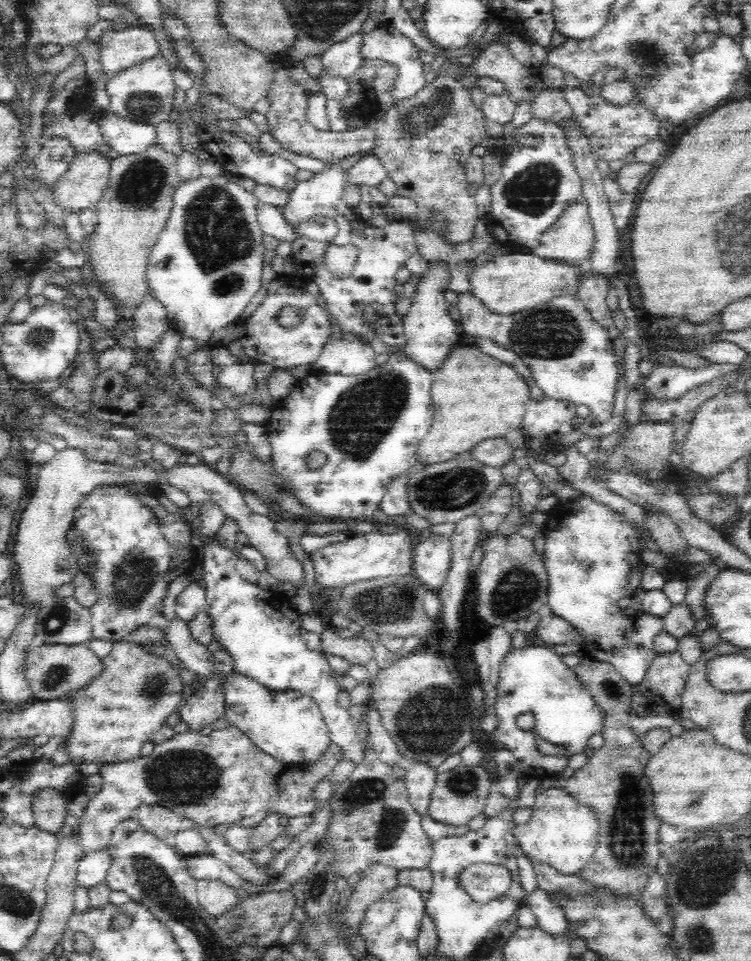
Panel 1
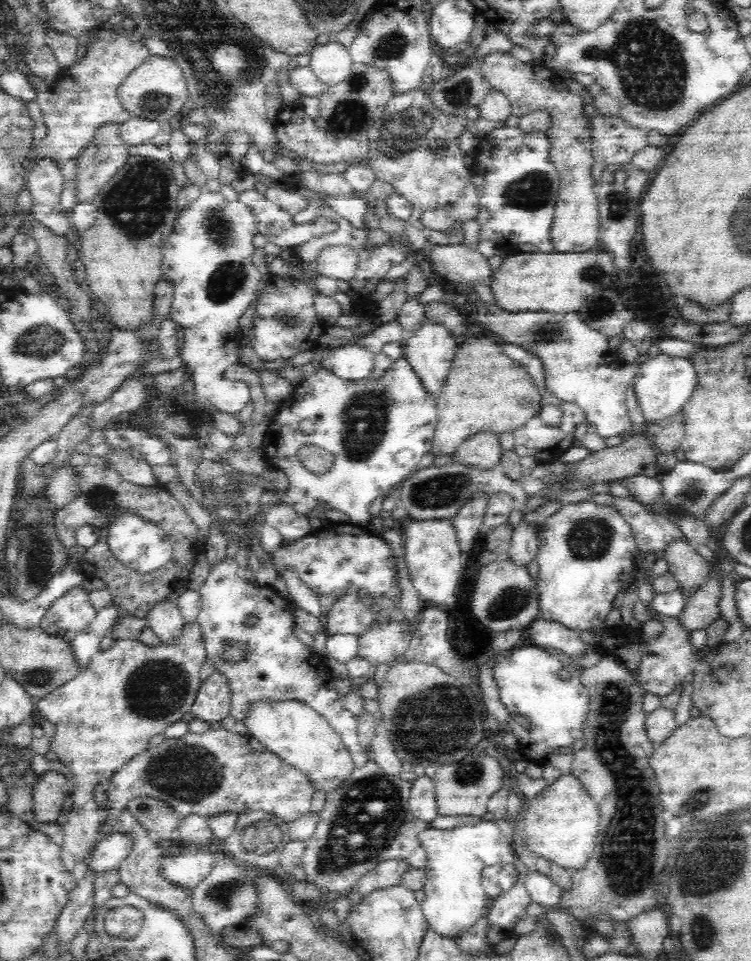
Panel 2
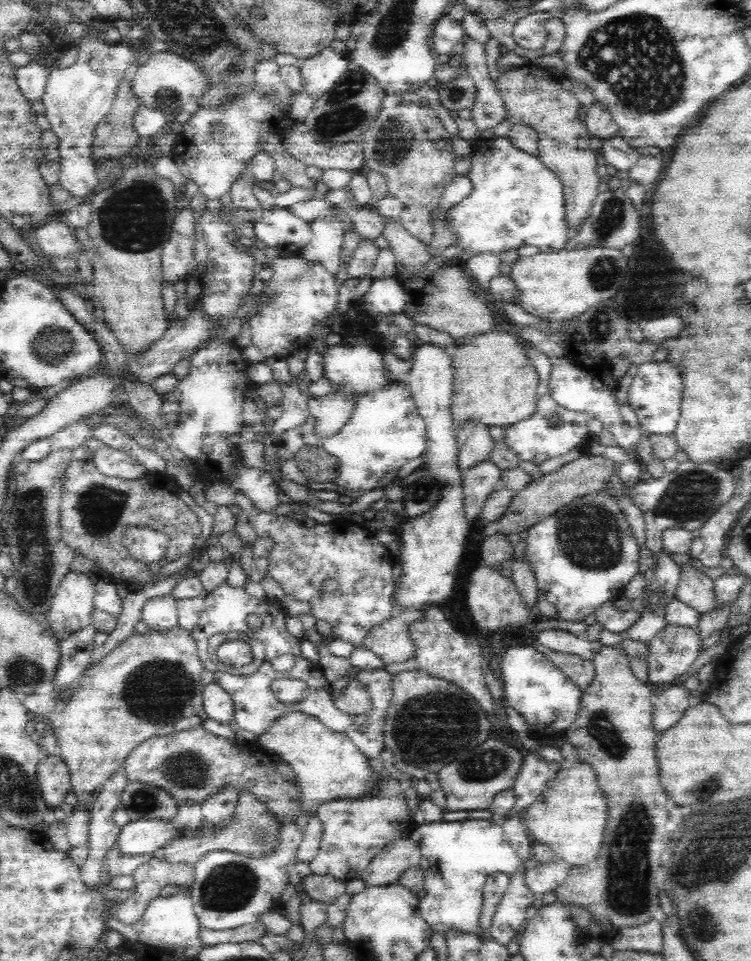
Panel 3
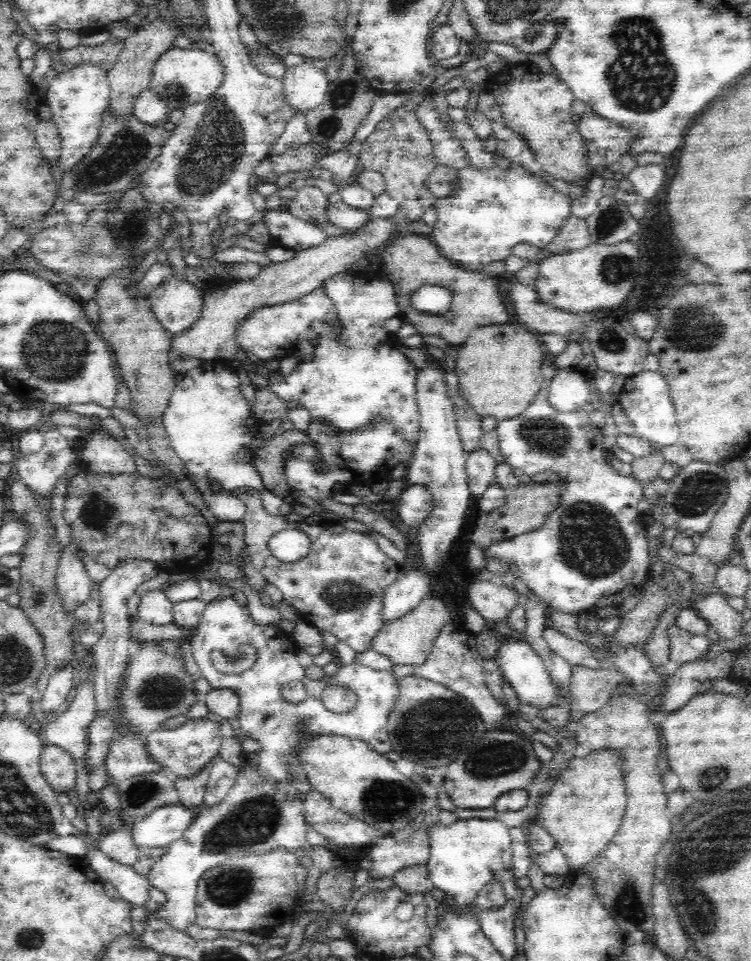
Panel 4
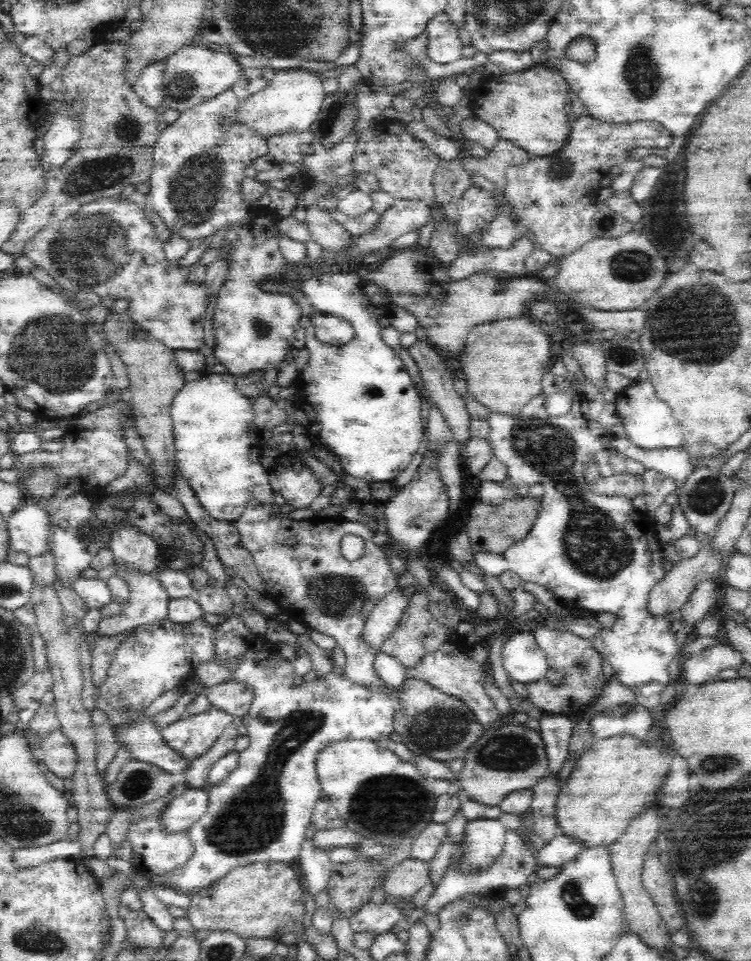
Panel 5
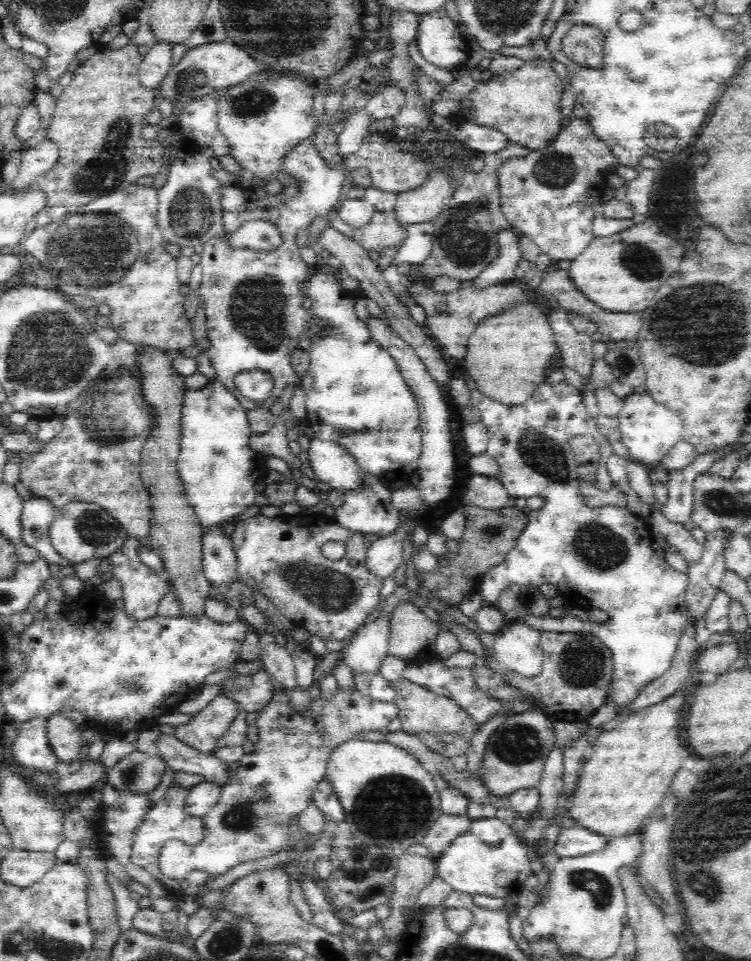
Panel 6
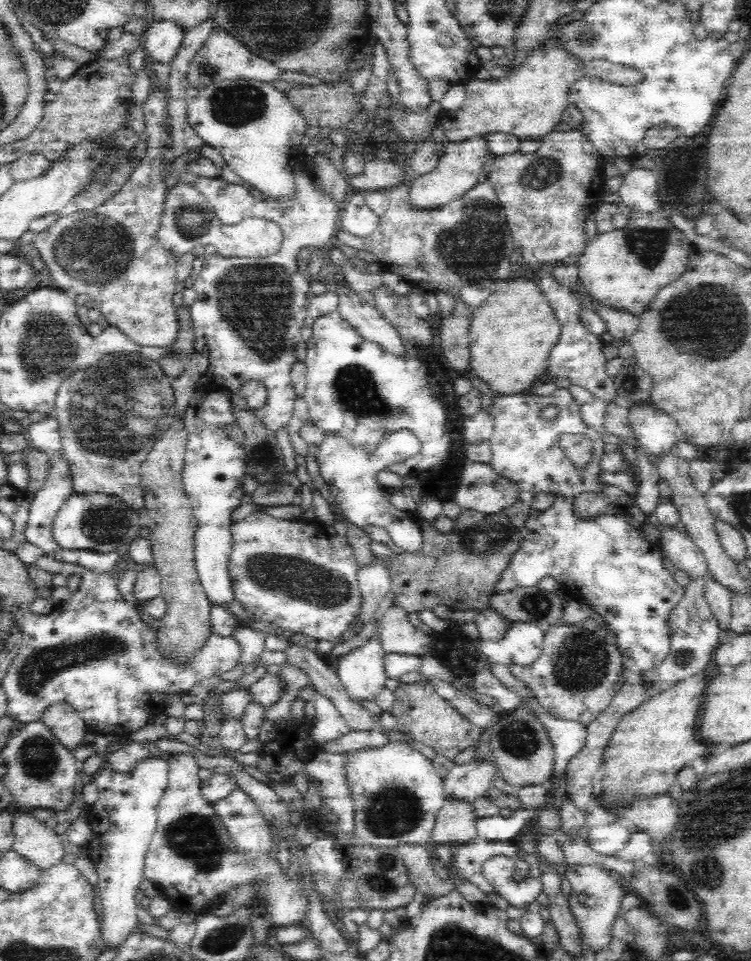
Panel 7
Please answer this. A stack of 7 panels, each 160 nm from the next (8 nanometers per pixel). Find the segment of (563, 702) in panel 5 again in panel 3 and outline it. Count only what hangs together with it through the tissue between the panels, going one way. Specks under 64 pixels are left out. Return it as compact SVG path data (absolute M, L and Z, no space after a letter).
M560 629L543 630L537 635L536 640L548 650L576 655L588 661L593 660L596 650L602 645L598 640L588 641L584 635Z

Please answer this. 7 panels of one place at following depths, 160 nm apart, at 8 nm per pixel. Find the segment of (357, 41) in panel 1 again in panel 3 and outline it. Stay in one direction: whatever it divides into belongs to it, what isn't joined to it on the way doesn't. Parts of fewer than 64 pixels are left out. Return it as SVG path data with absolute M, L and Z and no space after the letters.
M331 47L309 59L298 59L296 66L302 77L301 92L313 102L325 95L338 81L348 66L346 53L336 52Z

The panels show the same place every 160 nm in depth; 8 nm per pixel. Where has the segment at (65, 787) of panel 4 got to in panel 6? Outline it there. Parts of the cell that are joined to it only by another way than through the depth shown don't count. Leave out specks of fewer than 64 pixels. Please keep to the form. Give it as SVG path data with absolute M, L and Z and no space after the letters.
M60 711L48 718L47 737L58 760L74 761L82 745L82 726Z

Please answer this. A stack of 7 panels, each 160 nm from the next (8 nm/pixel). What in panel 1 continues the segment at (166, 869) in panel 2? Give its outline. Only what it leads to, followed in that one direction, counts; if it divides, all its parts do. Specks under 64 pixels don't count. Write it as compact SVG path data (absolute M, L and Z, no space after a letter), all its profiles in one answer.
M208 852L195 856L183 856L182 863L186 865L186 871L190 873L190 877L196 880L221 880L232 888L246 888L246 890L251 888L250 883L240 879L236 871L232 871L225 862Z

